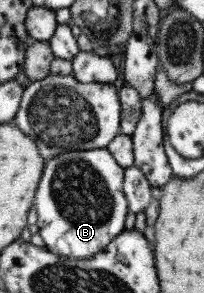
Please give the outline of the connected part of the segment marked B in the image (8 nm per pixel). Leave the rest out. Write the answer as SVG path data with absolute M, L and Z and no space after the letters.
M108 148L91 151L73 151L58 155L46 163L44 180L36 196L36 211L39 234L45 248L69 260L87 260L100 255L114 238L126 231L126 218L133 212L128 210L128 200L124 193L125 168L118 164Z

